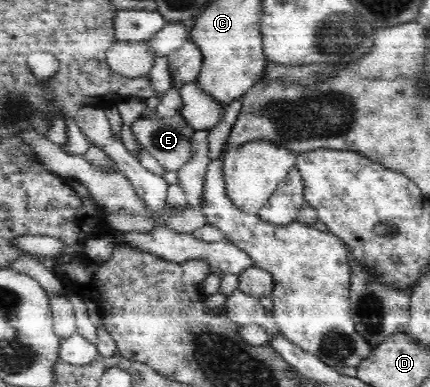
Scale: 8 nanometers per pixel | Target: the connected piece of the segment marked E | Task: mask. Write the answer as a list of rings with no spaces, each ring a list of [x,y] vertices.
[[[178,113],[176,116],[165,118],[142,117],[131,124],[131,131],[137,143],[143,145],[149,155],[155,157],[165,170],[179,170],[192,156],[192,139],[195,130]]]

